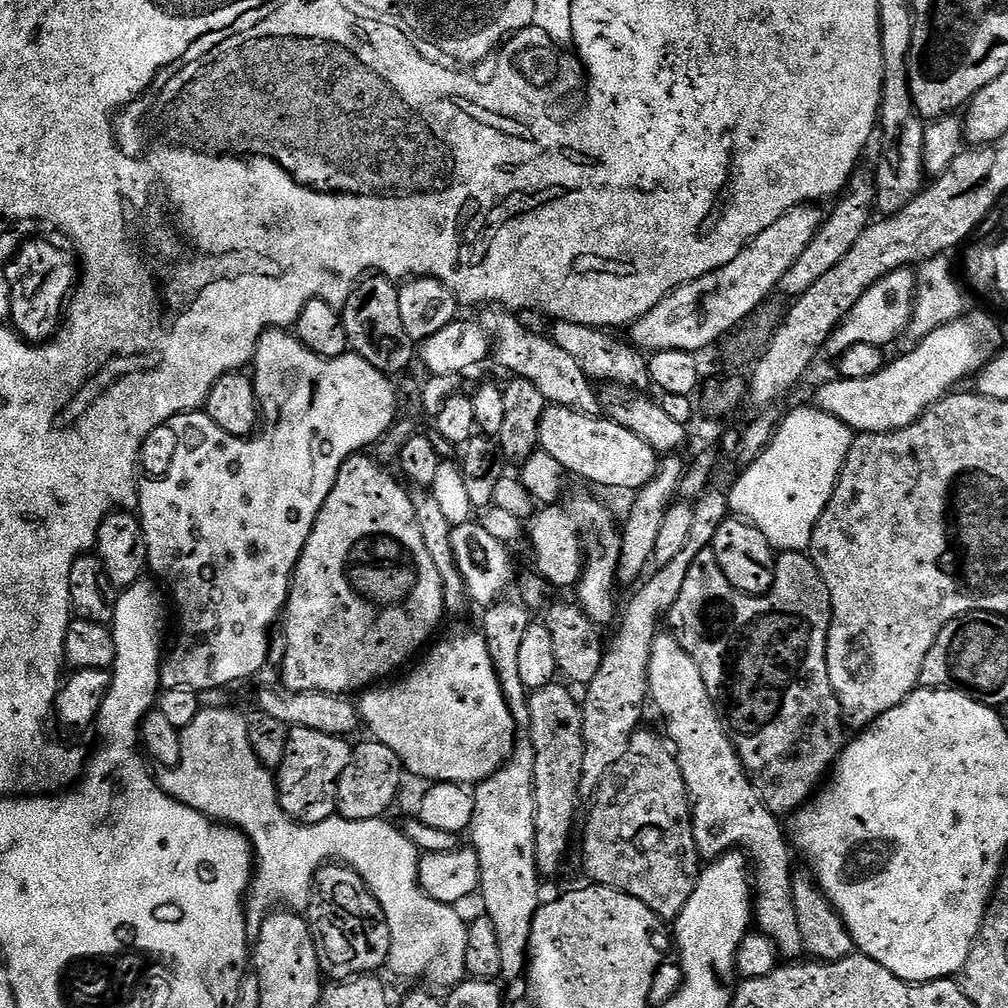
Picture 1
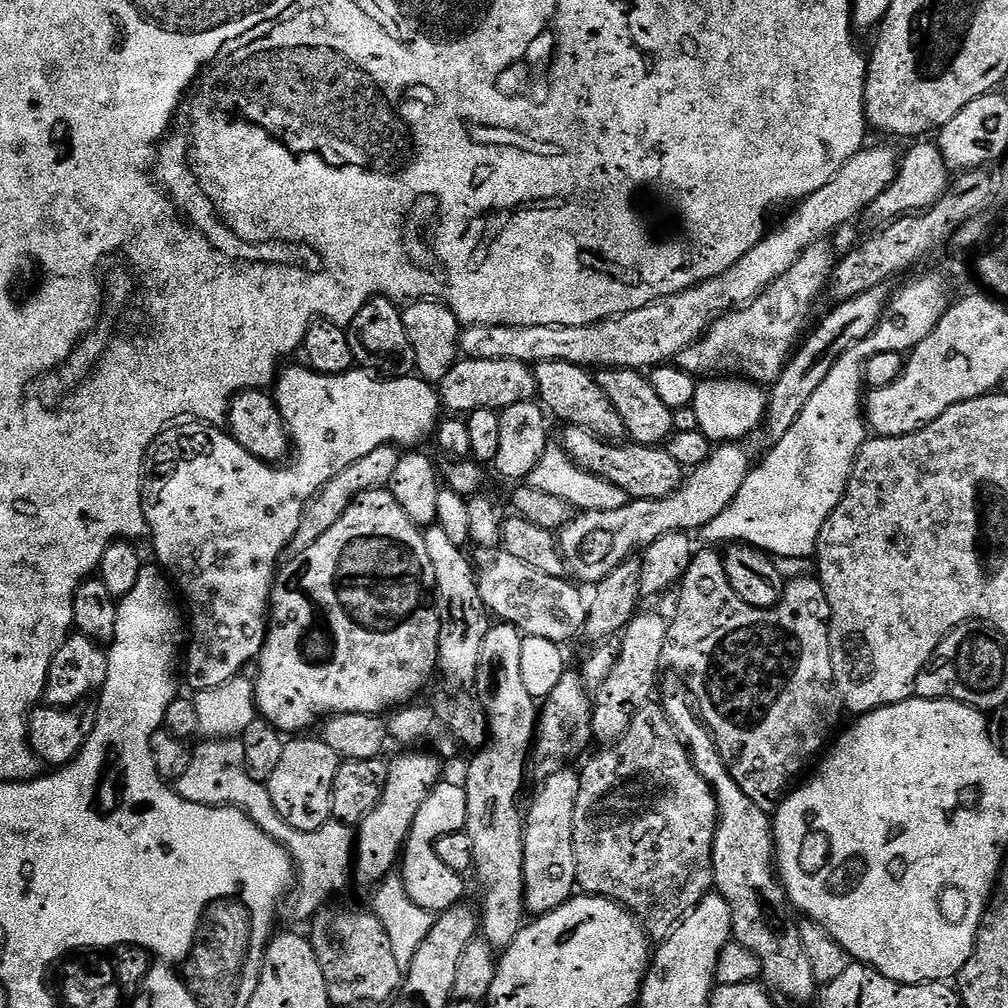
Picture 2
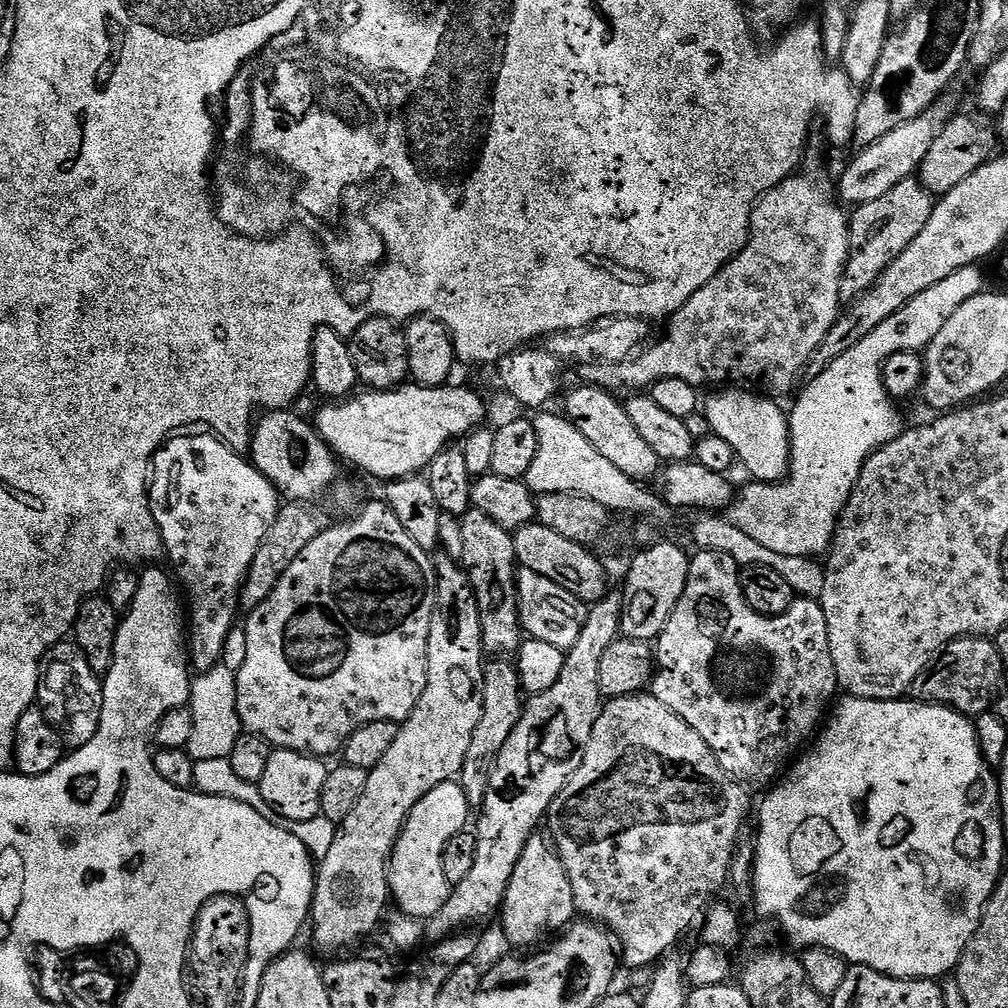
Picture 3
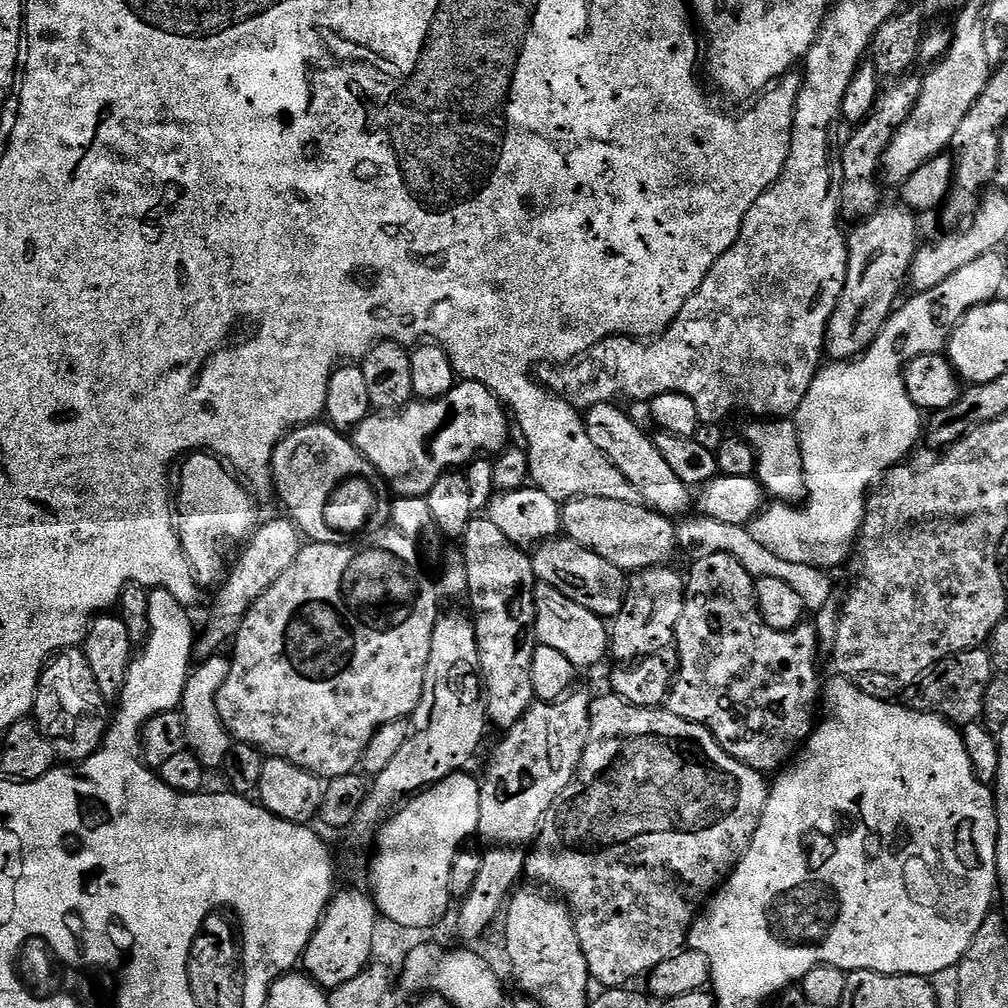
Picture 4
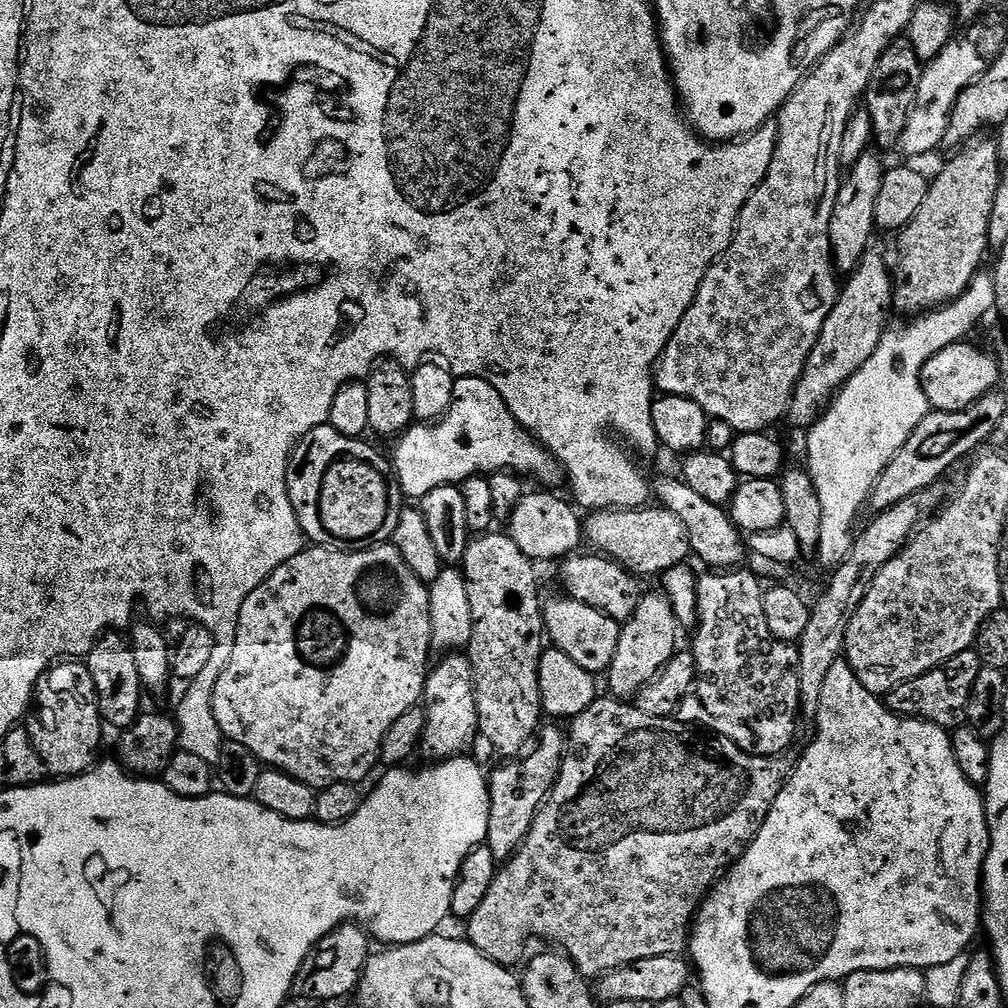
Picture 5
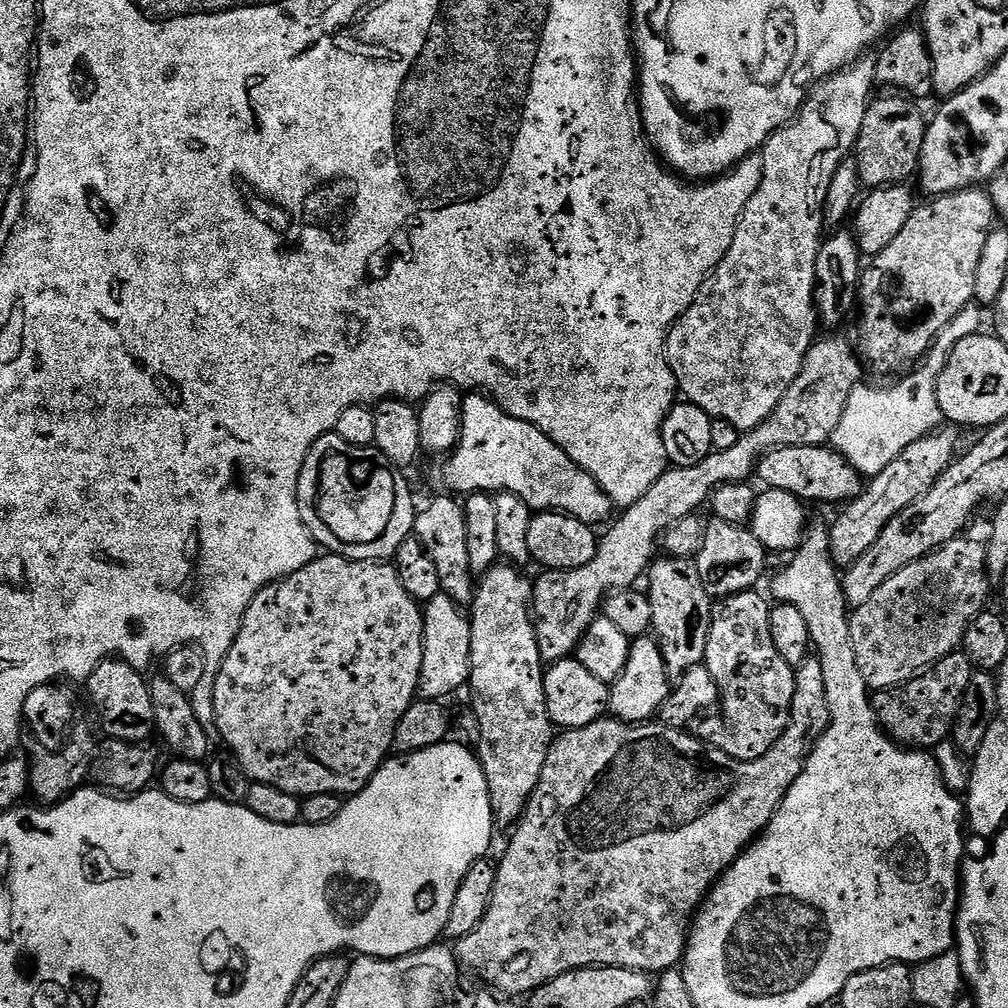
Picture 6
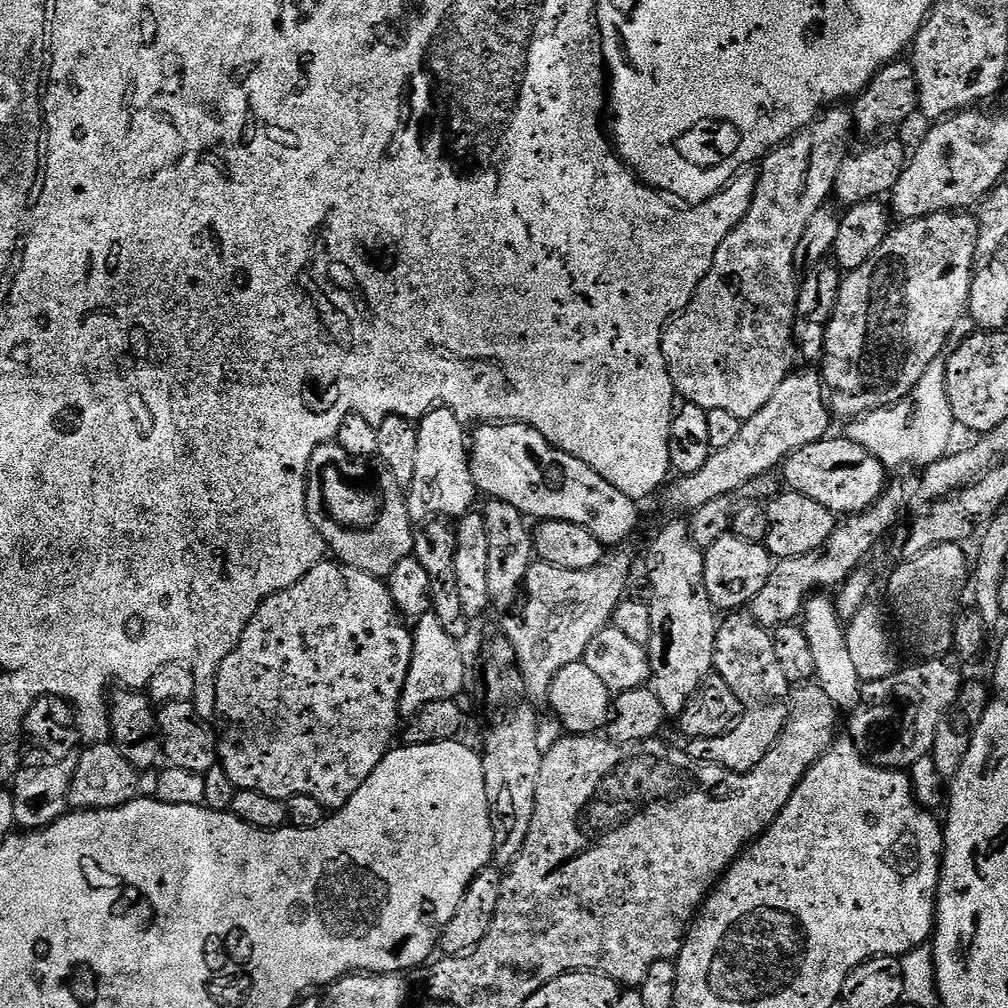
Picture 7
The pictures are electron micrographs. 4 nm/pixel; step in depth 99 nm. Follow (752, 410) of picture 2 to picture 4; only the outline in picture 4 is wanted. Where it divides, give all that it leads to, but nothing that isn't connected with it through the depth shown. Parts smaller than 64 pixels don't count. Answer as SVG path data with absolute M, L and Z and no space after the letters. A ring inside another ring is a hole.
M756 418L744 428L743 439L755 449L755 477L773 501L799 505L807 497L800 435L792 418Z

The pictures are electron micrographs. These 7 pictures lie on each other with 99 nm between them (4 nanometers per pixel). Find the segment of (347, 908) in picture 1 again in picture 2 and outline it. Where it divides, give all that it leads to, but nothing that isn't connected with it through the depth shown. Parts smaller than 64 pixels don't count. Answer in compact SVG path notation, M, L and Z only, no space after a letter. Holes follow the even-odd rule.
M325 905L313 916L308 939L311 942L316 954L316 961L326 981L329 1001L336 1004L368 1004L371 1000L391 1001L396 993L400 991L403 983L404 970L394 961L394 950L391 949L390 938L387 937L386 928L376 917L373 911L350 910L341 912L340 909Z

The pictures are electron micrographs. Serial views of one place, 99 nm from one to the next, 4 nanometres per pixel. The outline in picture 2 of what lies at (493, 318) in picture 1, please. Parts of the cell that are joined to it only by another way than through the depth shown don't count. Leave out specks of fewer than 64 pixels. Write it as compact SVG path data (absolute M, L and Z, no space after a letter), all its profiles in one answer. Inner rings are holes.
M544 361L535 365L536 396L539 403L553 417L564 420L565 425L573 424L590 430L596 436L615 441L625 435L622 418L618 418L618 410L614 410L614 402L598 386L595 375L589 369L570 362Z

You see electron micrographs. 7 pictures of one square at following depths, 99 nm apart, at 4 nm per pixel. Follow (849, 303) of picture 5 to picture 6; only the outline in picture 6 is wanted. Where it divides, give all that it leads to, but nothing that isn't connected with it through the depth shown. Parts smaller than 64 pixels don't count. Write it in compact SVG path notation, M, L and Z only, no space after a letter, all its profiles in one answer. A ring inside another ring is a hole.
M828 334L825 340L820 338L813 343L812 349L806 354L798 378L794 378L790 390L786 390L786 394L782 394L776 409L758 427L743 433L736 445L728 450L712 451L706 458L702 458L702 462L698 462L698 466L669 467L664 471L658 478L658 482L654 482L654 486L650 486L650 490L646 490L646 494L642 494L642 498L638 498L638 502L634 502L629 508L625 508L619 513L620 521L605 536L599 537L597 552L590 562L586 562L585 565L578 566L576 569L540 572L541 576L532 584L530 611L536 625L536 638L540 654L545 661L567 660L575 653L586 630L591 626L592 621L597 619L605 596L617 590L633 587L637 583L635 580L639 576L641 579L647 573L657 555L656 544L658 548L658 541L662 534L680 519L699 513L701 511L699 508L703 504L705 507L709 503L712 493L717 488L721 488L724 484L739 484L747 481L748 475L752 476L757 471L760 457L774 448L821 447L831 441L834 430L838 430L838 422L842 422L842 414L846 410L846 402L850 398L850 394L861 383L860 364L862 368L862 360L853 341L851 344L846 337L836 335L840 334Z

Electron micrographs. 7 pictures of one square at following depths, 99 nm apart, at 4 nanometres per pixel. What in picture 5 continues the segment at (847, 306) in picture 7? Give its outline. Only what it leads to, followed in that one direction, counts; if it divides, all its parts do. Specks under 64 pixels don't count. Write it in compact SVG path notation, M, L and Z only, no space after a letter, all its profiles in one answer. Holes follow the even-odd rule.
M973 138L959 149L960 152L929 183L928 193L922 201L918 214L910 223L901 228L900 257L894 260L894 287L892 290L892 308L900 311L904 318L915 318L925 312L951 304L968 289L970 282L981 271L980 263L984 255L990 252L988 242L988 219L991 206L1002 177L1000 146L995 139L980 140Z

